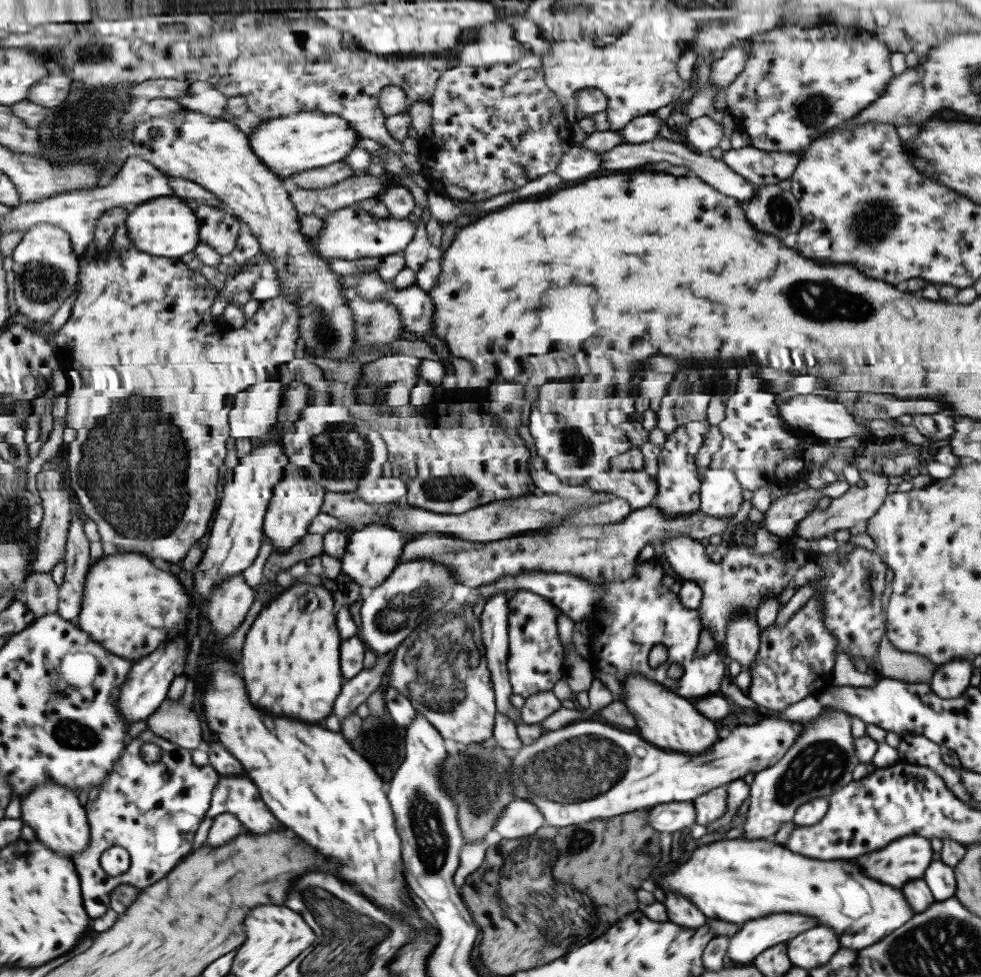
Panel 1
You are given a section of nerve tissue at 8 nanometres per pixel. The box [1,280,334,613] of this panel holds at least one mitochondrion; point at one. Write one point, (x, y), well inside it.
(132, 483)

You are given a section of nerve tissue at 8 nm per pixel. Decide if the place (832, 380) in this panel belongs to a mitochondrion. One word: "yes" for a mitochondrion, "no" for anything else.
no

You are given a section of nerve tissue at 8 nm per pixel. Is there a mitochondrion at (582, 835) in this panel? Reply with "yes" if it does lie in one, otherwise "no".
yes

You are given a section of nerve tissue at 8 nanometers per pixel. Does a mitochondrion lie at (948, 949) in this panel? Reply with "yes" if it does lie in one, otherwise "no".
yes

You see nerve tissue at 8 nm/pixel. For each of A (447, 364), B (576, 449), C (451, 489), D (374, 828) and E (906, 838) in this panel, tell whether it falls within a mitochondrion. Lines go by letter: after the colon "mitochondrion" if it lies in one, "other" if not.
A: other
B: mitochondrion
C: mitochondrion
D: other
E: other

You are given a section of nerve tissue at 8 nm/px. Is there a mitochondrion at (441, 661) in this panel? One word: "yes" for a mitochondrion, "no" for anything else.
yes

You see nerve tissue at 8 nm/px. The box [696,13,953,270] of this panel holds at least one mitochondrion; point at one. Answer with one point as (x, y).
(871, 224)

